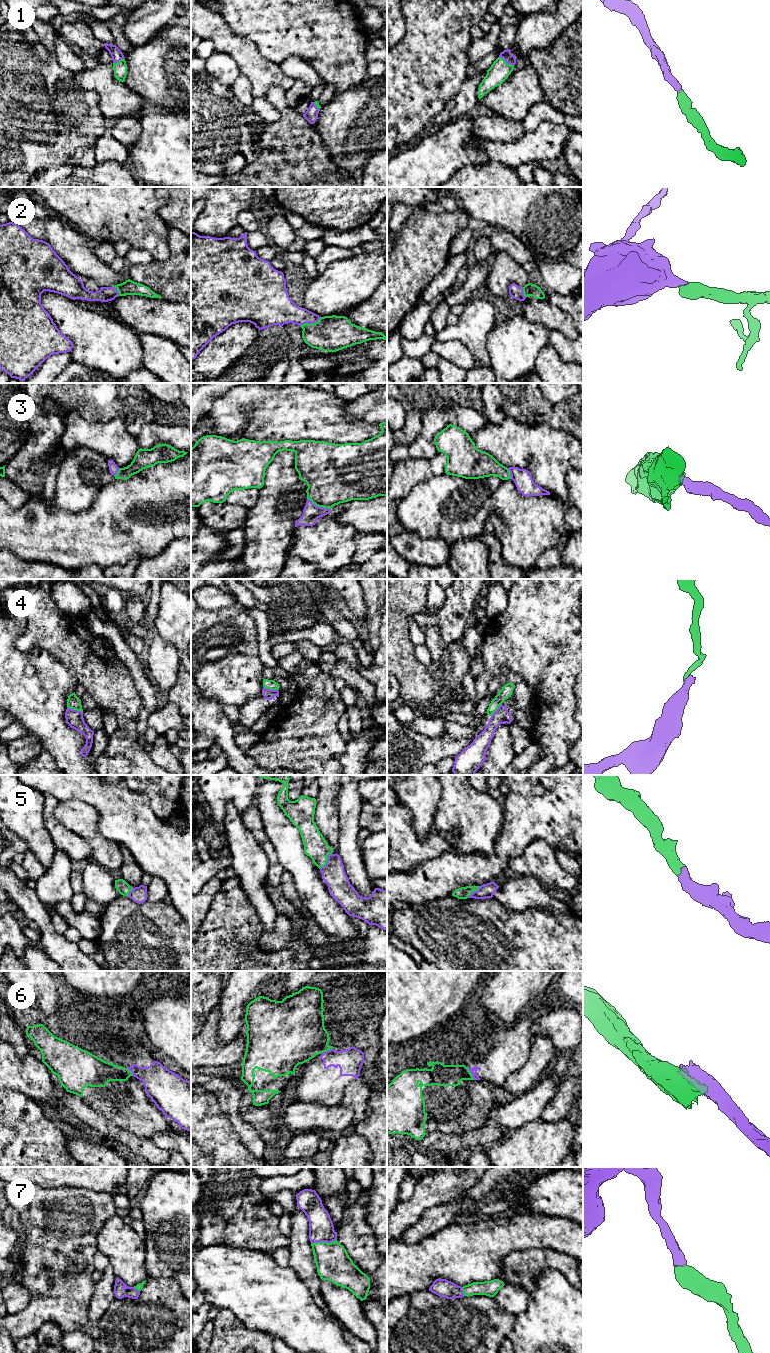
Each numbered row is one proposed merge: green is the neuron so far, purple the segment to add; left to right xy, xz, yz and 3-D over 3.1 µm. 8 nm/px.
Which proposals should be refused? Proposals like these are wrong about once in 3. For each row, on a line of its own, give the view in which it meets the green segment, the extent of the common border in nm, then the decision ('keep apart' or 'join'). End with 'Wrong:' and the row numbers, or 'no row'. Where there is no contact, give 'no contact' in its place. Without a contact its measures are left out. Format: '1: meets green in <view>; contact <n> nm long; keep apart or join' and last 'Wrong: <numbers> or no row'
1: meets green in yz; contact 140 nm long; join
2: meets green in xz; contact 180 nm long; join
3: meets green in xz; contact 220 nm long; join
4: meets green in xy; contact 140 nm long; keep apart
5: meets green in xz; contact 160 nm long; join
6: meets green in yz; contact 120 nm long; keep apart
7: meets green in xz; contact 220 nm long; join
Wrong: 4, 6

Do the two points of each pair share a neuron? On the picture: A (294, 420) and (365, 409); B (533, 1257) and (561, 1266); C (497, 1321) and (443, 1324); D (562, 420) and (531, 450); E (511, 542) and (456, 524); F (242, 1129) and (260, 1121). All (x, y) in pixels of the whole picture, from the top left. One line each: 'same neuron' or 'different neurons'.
A: different neurons
B: same neuron
C: same neuron
D: different neurons
E: different neurons
F: different neurons

